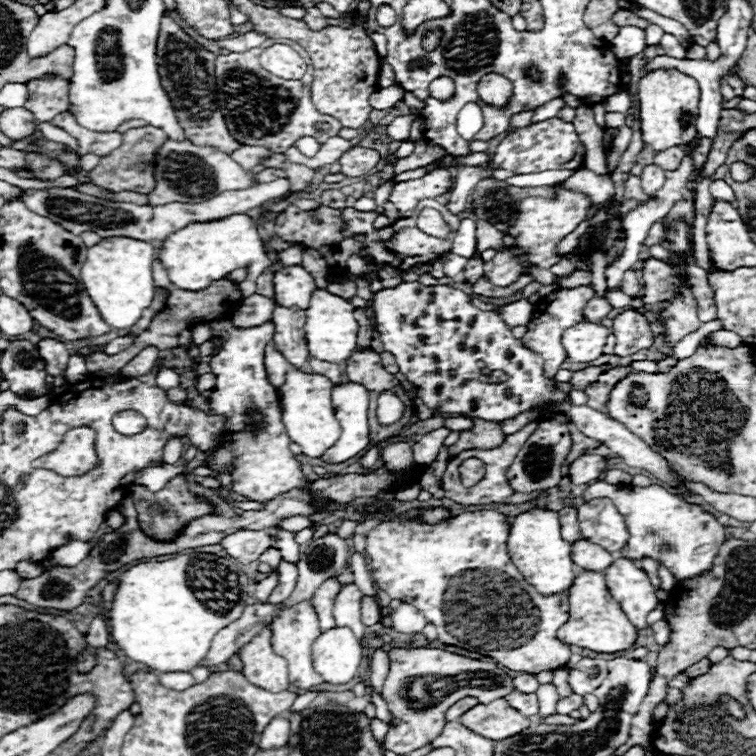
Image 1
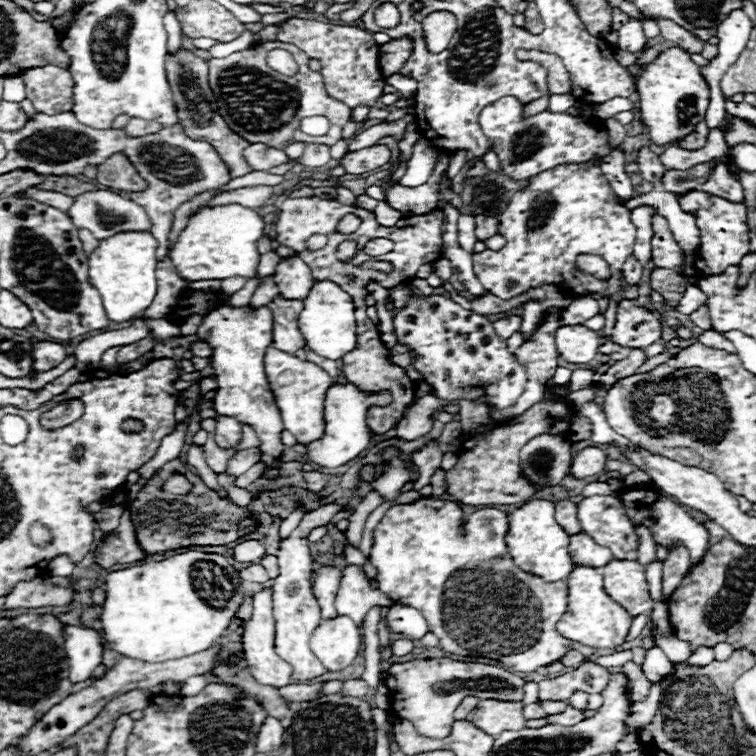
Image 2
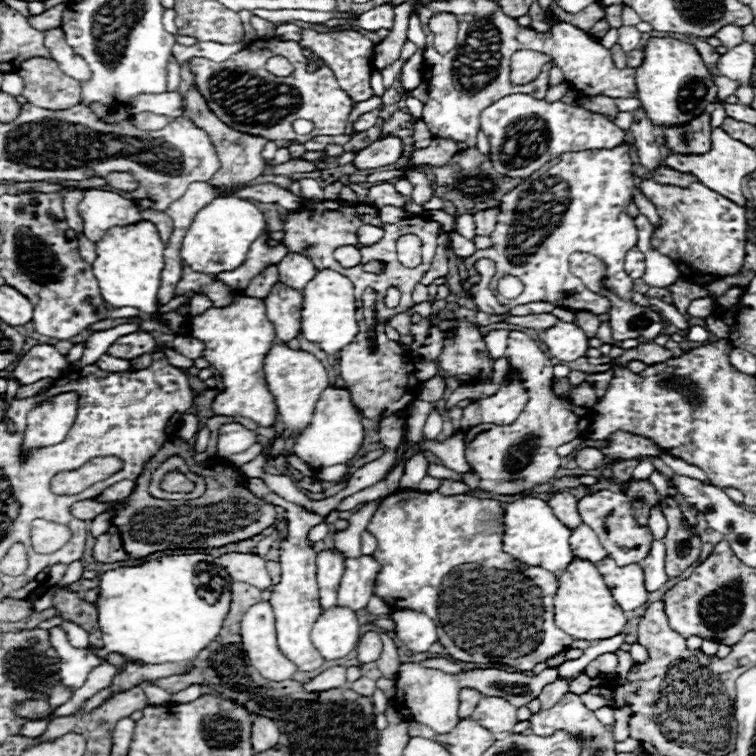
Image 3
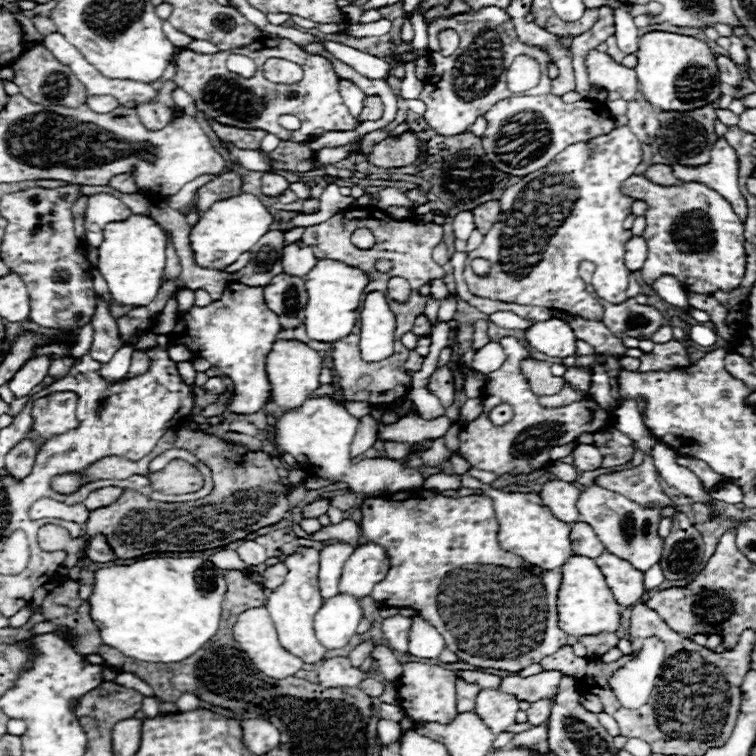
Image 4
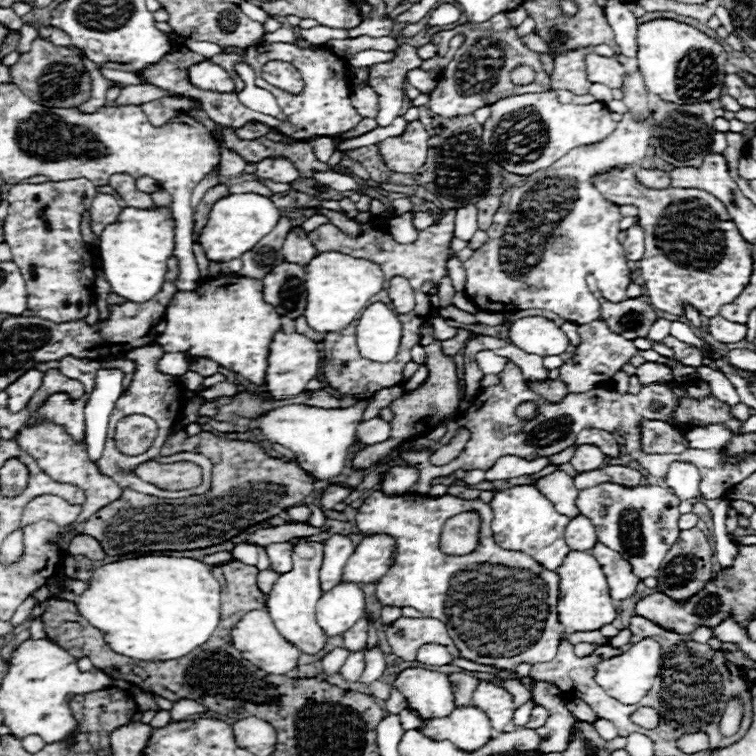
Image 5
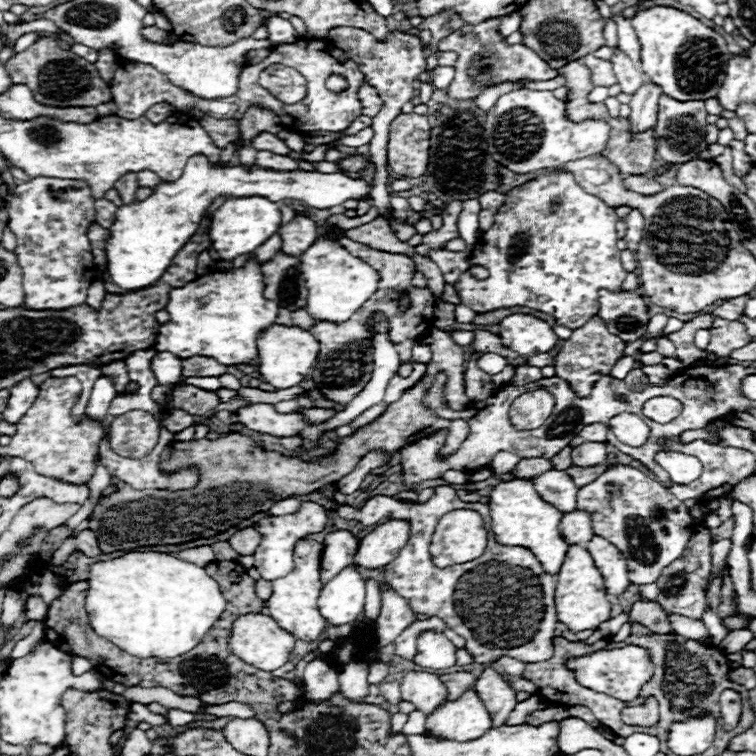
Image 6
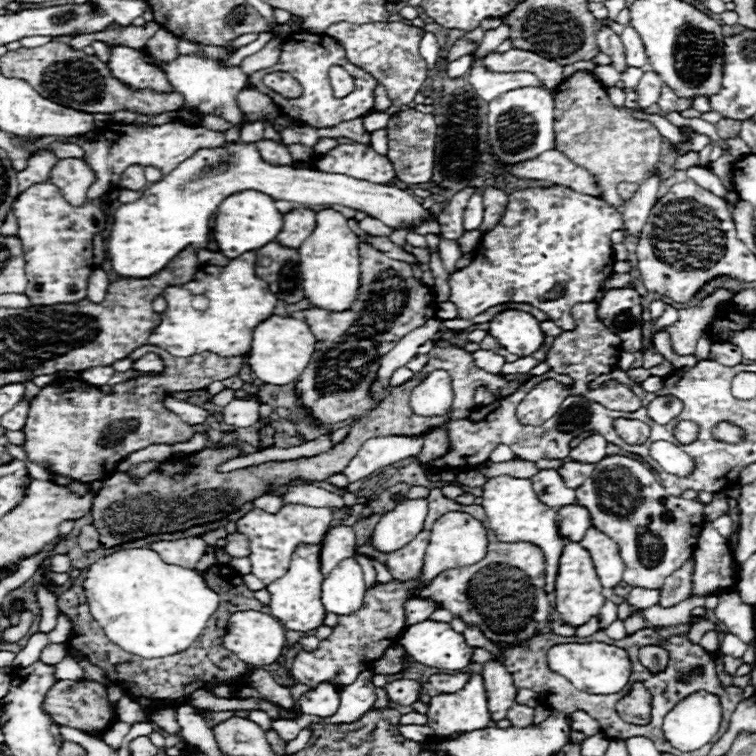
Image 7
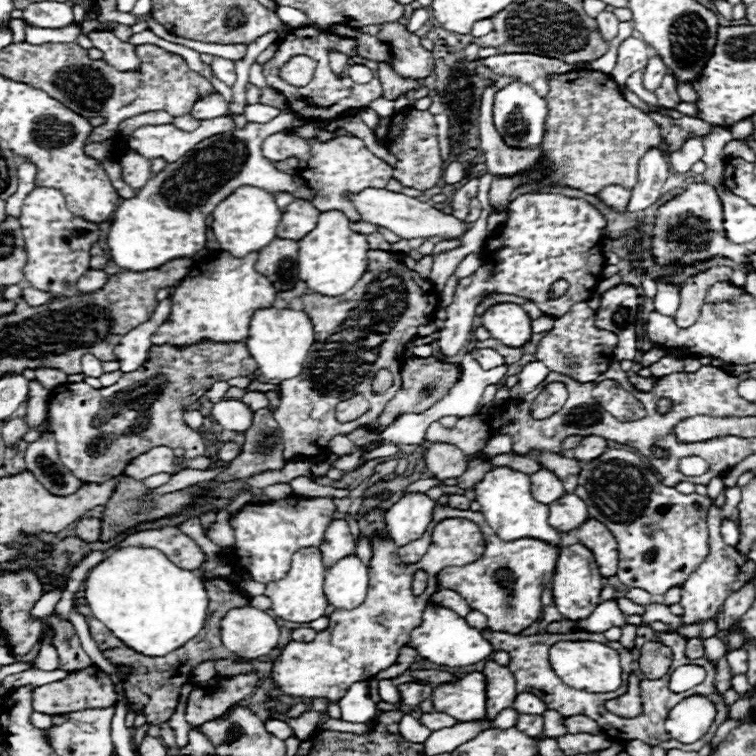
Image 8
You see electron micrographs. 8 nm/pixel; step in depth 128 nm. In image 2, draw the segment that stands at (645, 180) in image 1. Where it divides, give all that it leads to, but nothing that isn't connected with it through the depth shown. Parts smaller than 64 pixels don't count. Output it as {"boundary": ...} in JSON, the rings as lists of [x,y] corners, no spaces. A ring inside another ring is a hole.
{"boundary":[[[642,148],[638,152],[638,168],[646,182],[660,182],[666,172],[664,164],[658,160],[654,152],[650,152],[650,148]]]}

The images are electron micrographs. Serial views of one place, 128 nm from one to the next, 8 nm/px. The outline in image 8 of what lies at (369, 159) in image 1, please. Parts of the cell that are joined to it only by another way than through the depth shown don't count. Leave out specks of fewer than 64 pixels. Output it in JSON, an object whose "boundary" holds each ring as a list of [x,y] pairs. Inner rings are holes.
{"boundary":[[[406,108],[396,112],[390,118],[388,124],[388,136],[386,136],[386,148],[396,156],[394,166],[394,178],[400,180],[408,188],[416,188],[420,192],[436,186],[440,174],[442,174],[442,158],[440,158],[440,146],[438,146],[438,134],[436,134],[436,122],[434,116],[424,110]]]}

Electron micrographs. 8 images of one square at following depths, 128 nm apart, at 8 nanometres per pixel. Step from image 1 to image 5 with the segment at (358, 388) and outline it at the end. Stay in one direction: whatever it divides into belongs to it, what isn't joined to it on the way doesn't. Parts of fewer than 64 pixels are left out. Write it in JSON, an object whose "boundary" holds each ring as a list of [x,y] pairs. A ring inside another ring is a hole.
{"boundary":[[[360,400],[352,408],[316,408],[306,404],[290,404],[284,408],[270,410],[260,418],[252,420],[254,428],[260,428],[272,444],[280,444],[296,454],[296,462],[302,470],[318,480],[332,480],[346,468],[346,452],[354,442],[356,428],[362,422],[362,412],[368,400]],[[390,466],[380,476],[380,492],[384,494],[404,494],[418,482],[418,472],[412,466]]]}

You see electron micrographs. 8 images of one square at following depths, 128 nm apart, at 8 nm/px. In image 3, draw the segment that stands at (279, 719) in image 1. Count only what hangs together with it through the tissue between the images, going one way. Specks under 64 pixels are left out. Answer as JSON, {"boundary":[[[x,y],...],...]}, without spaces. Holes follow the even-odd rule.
{"boundary":[[[256,716],[254,724],[252,724],[252,748],[256,752],[274,748],[278,744],[280,738],[280,730],[274,724],[274,720],[264,718],[264,716]]]}

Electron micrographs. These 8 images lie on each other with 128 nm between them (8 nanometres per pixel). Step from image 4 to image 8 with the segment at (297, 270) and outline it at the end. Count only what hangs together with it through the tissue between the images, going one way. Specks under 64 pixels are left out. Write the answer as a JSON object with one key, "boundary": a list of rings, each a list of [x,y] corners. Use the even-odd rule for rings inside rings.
{"boundary":[[[294,200],[288,208],[282,212],[282,224],[278,224],[278,238],[286,240],[302,240],[308,232],[314,230],[318,222],[318,210],[312,206],[312,202],[306,200]]]}

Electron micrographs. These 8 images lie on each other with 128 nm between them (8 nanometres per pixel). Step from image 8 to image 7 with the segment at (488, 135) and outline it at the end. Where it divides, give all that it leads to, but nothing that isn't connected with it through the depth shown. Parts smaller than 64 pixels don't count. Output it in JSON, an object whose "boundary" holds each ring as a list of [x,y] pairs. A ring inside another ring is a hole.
{"boundary":[[[546,152],[534,160],[528,160],[526,164],[518,164],[514,168],[508,168],[518,178],[534,178],[534,180],[548,180],[552,184],[570,186],[576,192],[600,196],[600,188],[596,184],[594,174],[590,174],[586,168],[574,164],[570,158],[566,158],[562,152]]]}

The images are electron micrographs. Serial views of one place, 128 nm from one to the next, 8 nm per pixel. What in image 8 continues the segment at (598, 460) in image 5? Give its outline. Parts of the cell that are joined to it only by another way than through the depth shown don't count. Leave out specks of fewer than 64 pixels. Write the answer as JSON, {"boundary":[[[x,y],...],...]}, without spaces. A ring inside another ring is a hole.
{"boundary":[[[586,436],[586,438],[582,438],[582,442],[576,448],[572,448],[564,454],[574,460],[580,460],[580,462],[592,462],[598,456],[602,456],[604,452],[606,452],[606,440],[602,436]]]}

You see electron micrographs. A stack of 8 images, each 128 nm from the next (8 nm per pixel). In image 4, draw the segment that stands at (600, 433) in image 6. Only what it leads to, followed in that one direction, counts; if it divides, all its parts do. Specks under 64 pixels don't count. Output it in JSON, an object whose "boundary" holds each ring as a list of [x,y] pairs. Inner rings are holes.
{"boundary":[[[606,428],[596,432],[594,446],[598,446],[604,456],[602,468],[614,468],[626,464],[634,456],[634,442],[626,434],[618,432],[616,428]]]}

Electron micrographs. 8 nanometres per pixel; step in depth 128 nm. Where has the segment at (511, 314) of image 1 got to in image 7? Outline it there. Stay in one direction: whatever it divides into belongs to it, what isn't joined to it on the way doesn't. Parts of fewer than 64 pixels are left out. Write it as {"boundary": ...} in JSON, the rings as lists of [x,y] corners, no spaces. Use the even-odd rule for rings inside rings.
{"boundary":[[[476,350],[472,354],[472,358],[474,358],[474,364],[478,368],[482,368],[482,370],[486,370],[490,374],[500,374],[502,372],[502,366],[506,362],[500,354],[496,354],[492,350]]]}

